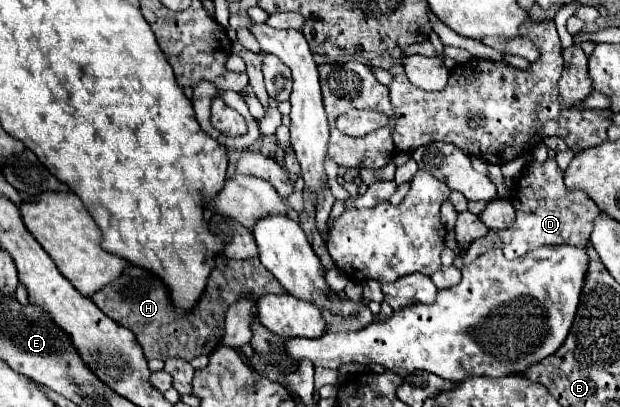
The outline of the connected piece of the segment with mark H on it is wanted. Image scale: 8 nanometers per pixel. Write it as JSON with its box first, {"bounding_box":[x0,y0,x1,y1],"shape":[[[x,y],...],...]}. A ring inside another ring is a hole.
{"bounding_box":[90,255,286,361],"shape":[[[220,255],[216,257],[216,269],[208,279],[208,287],[202,299],[186,317],[180,317],[172,311],[172,301],[164,283],[154,273],[136,265],[128,265],[116,281],[90,295],[90,299],[104,315],[128,327],[136,335],[146,359],[166,361],[170,357],[180,357],[184,361],[190,361],[198,355],[210,355],[218,347],[218,342],[223,336],[226,309],[232,303],[236,303],[240,295],[252,295],[254,299],[258,299],[270,293],[284,294],[286,290],[260,263],[260,259],[254,257],[244,261],[232,261]]]}

